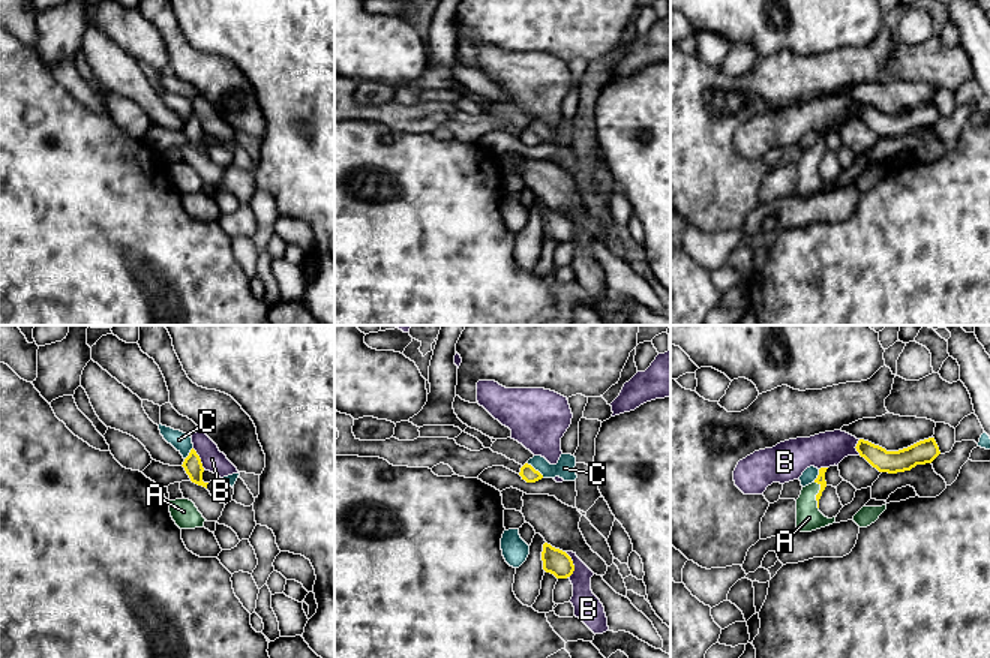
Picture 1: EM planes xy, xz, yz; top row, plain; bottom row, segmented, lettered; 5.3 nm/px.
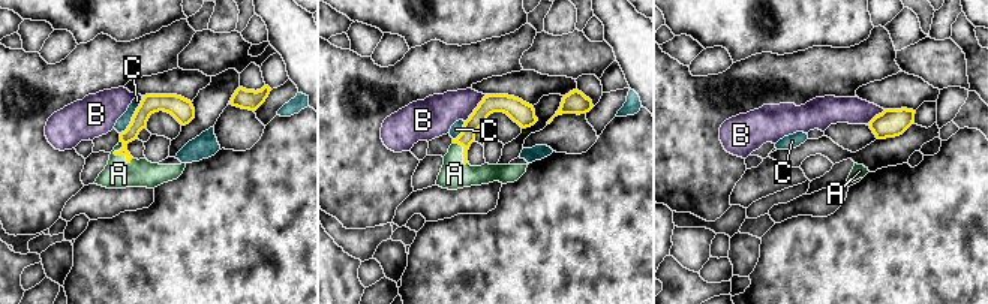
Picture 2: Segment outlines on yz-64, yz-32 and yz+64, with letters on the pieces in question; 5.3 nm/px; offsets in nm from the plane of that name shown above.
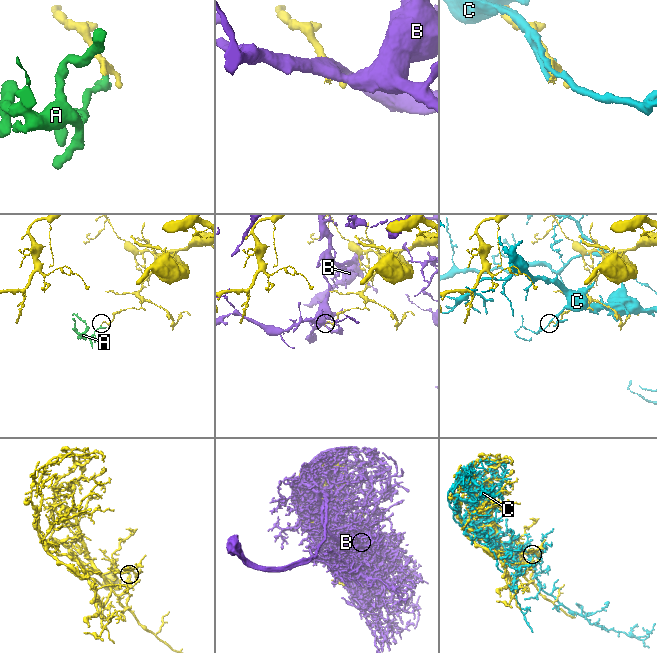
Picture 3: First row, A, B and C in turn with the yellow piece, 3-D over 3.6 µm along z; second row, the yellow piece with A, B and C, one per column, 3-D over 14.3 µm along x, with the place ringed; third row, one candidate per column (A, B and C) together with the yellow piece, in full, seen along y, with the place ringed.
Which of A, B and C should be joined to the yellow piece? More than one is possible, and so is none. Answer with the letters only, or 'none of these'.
A

